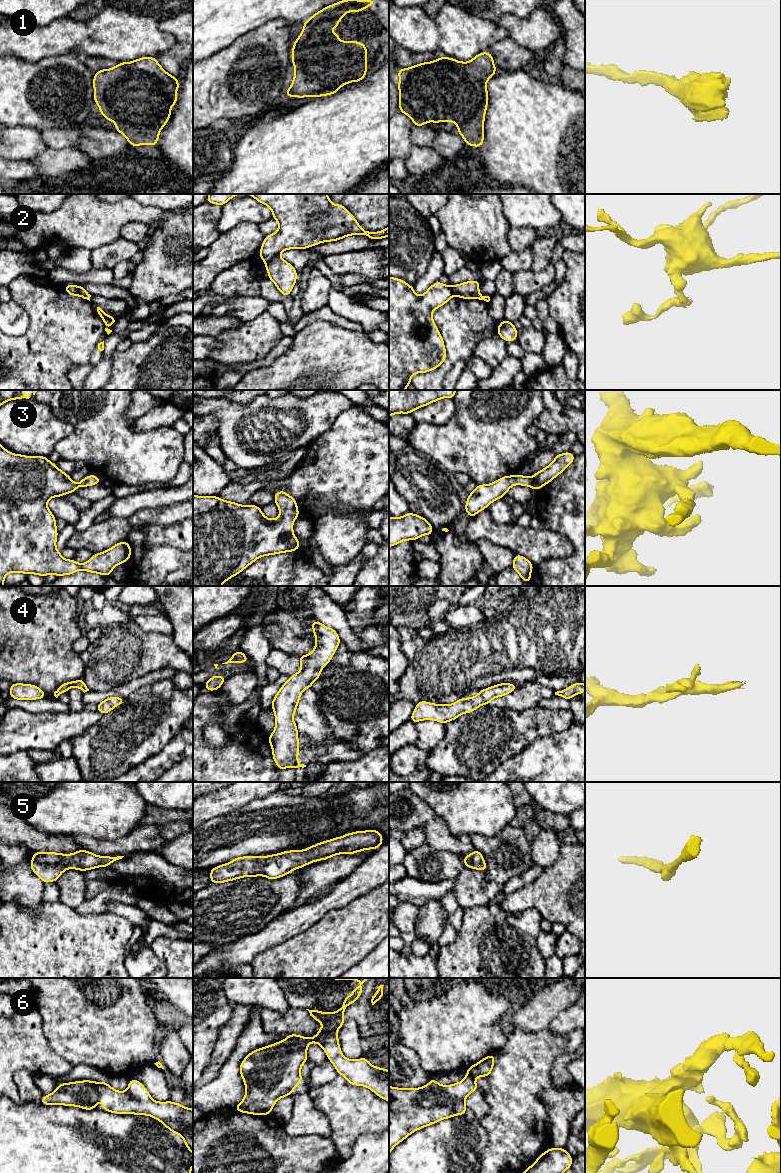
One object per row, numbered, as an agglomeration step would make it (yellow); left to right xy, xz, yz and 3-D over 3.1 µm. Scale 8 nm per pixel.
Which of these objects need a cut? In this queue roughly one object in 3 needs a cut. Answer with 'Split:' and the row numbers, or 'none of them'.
Split: 2

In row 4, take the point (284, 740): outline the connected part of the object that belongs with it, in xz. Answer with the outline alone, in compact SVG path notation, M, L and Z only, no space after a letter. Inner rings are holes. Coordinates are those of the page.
M317 620L311 622L311 625L316 637L313 651L298 658L301 670L289 677L272 700L271 708L275 714L276 724L268 740L279 770L292 767L295 771L297 768L306 767L298 762L299 739L293 716L303 690L312 689L312 683L320 678L321 669L328 665L341 642L336 630Z

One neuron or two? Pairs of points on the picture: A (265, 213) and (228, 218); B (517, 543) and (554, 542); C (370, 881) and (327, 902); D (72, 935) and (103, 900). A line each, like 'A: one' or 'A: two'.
A: one
B: one
C: one
D: two

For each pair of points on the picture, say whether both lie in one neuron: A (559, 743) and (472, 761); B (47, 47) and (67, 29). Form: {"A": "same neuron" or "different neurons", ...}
{"A": "different neurons", "B": "same neuron"}

